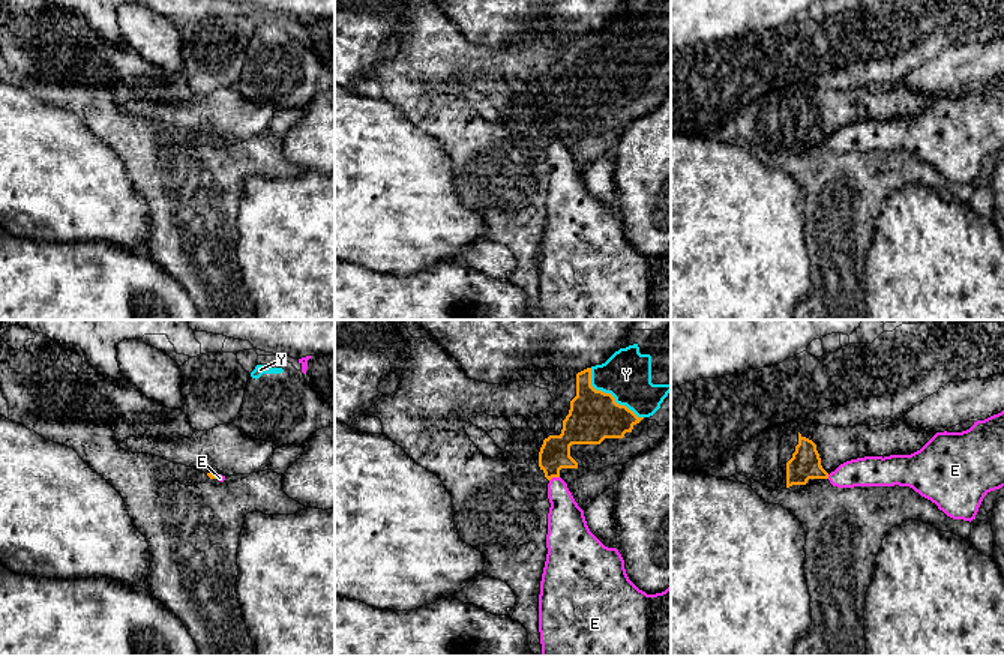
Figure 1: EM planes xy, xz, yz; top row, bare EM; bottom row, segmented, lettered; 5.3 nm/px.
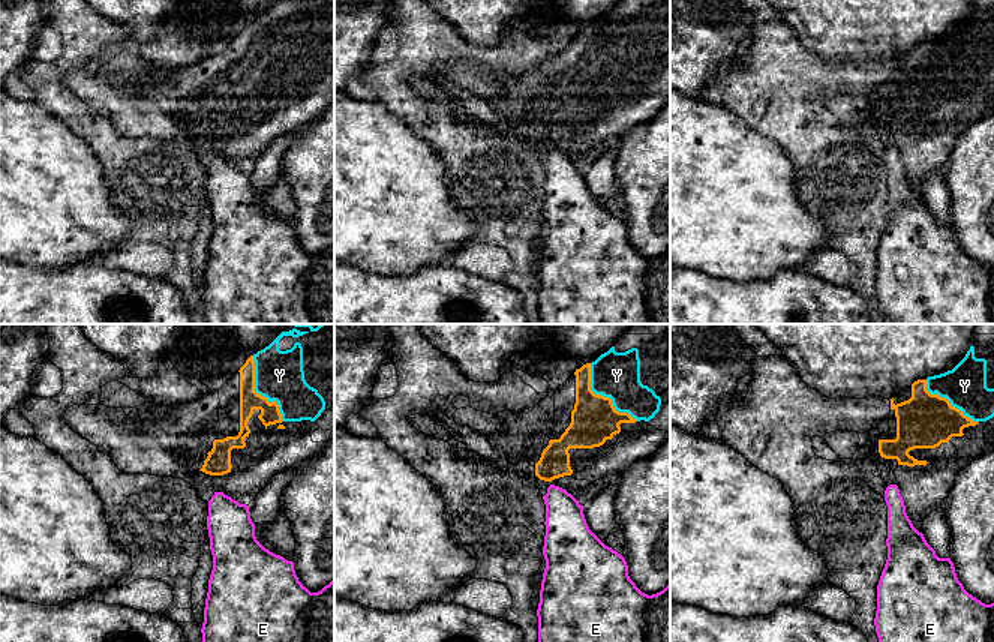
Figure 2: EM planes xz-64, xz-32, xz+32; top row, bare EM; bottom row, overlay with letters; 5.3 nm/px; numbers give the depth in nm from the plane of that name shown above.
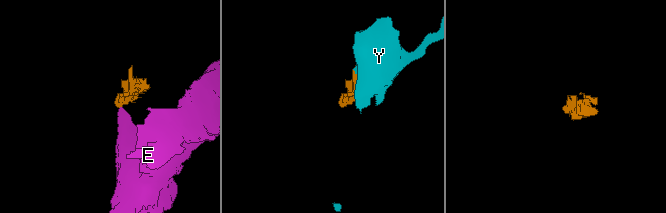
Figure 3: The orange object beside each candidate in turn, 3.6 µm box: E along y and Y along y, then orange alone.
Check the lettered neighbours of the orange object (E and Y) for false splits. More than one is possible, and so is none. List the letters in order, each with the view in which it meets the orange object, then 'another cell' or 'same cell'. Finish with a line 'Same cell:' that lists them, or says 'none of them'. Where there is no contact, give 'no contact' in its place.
E: contact in xz; another cell
Y: contact in xz; another cell
Same cell: none of them

